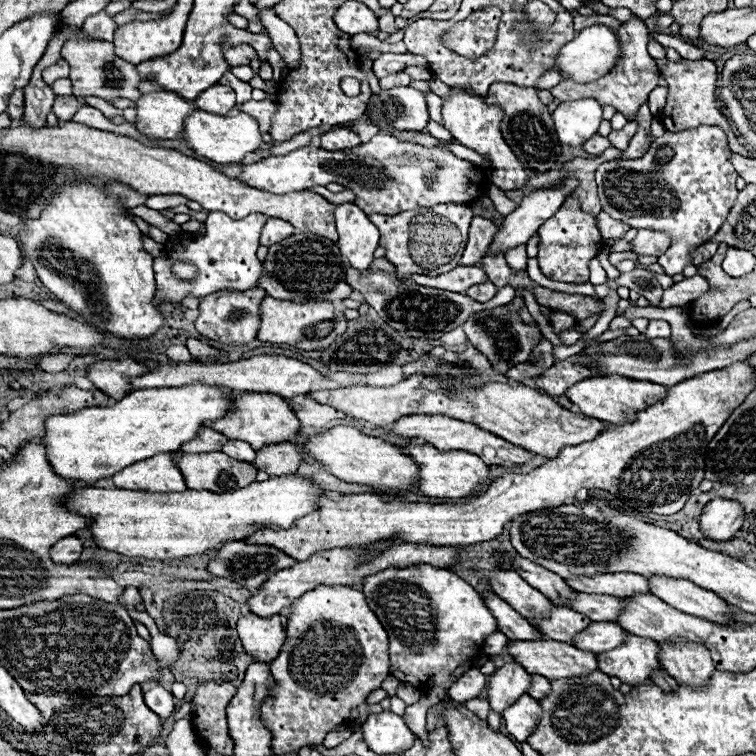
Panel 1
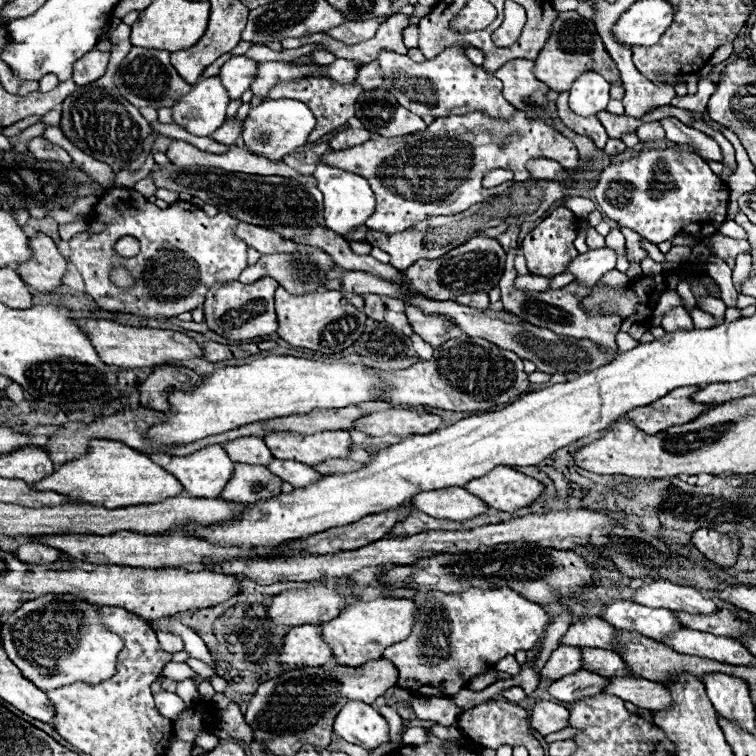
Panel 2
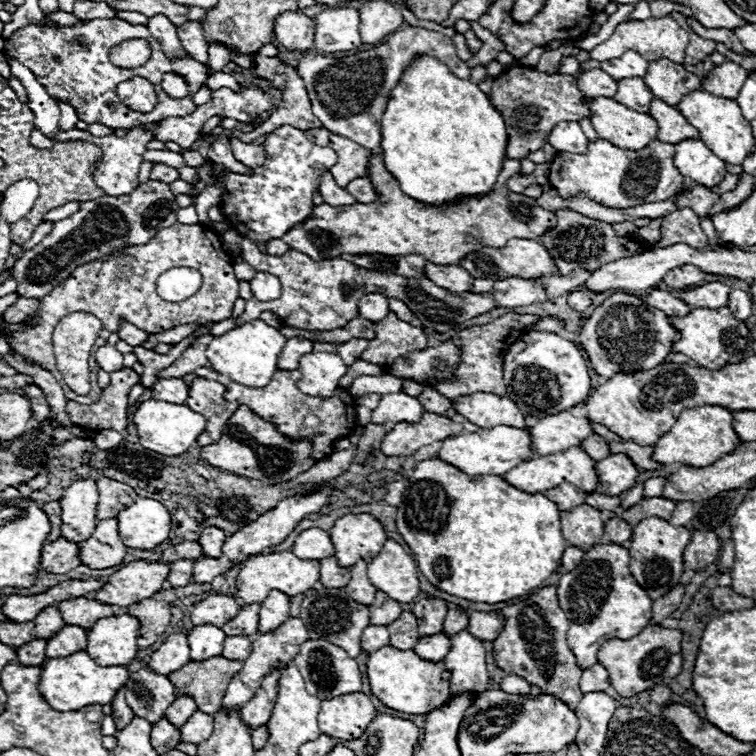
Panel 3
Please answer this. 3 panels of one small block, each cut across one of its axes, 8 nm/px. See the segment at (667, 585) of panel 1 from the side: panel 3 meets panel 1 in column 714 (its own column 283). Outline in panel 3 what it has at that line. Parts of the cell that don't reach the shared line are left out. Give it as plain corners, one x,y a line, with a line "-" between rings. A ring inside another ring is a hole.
272,590
268,598
260,604
260,618
258,618
258,634
276,630
284,620
290,618
290,598

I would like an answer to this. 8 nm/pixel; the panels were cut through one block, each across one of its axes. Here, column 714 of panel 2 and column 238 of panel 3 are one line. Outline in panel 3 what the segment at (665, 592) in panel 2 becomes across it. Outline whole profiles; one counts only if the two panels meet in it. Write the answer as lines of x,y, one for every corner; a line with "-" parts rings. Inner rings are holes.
212,594
200,604
196,604
196,608
190,614
190,620
194,626
216,624
220,628
224,626
224,622
228,622
228,618
234,618
240,610
242,606
236,602
236,598
224,594

